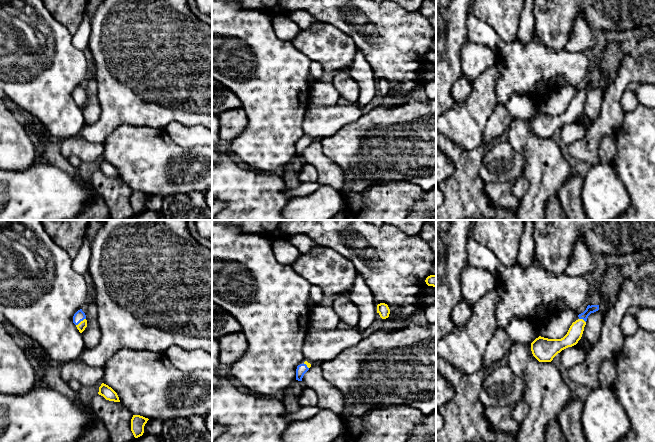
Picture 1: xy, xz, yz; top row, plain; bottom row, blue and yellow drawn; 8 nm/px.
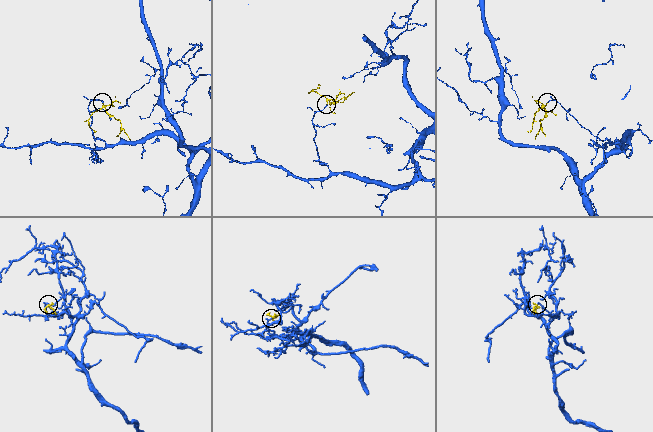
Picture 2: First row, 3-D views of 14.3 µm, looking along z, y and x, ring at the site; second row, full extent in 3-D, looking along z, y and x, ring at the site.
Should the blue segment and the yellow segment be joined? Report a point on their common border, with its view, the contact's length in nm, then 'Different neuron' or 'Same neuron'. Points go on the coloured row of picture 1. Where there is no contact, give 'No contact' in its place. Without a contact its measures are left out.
Touches blue at xy (80, 321). Shared border 100 nm. Same neuron

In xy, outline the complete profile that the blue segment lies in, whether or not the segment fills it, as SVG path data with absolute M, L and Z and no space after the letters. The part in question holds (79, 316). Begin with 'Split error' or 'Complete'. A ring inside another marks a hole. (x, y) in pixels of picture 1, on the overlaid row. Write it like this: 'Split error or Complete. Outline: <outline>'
Split error. Outline: M82 309L78 310L73 316L73 323L76 325L80 333L87 327L86 315Z

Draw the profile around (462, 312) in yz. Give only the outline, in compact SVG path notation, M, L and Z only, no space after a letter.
M464 299L455 305L452 312L452 320L455 327L463 326L471 318L473 314L473 307Z

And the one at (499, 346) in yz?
M498 327L492 336L483 355L481 369L492 370L500 365L501 361L507 356L514 341L510 339L505 331L505 327Z

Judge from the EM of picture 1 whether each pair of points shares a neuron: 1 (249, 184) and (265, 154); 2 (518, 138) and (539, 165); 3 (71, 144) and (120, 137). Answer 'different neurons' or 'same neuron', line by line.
1: different neurons
2: same neuron
3: different neurons

